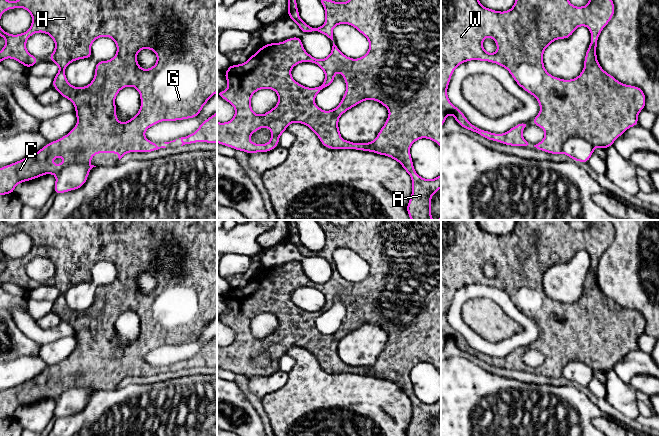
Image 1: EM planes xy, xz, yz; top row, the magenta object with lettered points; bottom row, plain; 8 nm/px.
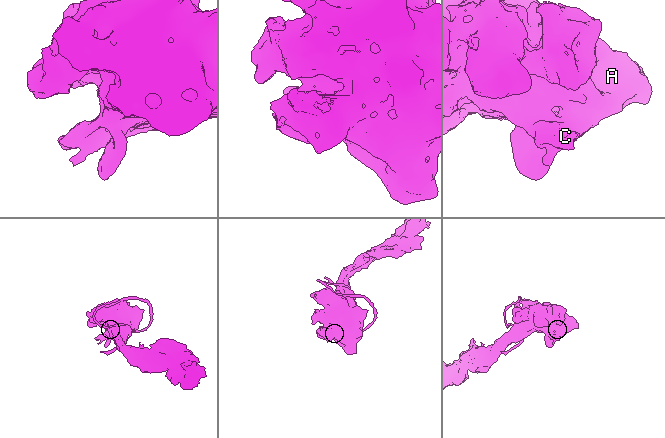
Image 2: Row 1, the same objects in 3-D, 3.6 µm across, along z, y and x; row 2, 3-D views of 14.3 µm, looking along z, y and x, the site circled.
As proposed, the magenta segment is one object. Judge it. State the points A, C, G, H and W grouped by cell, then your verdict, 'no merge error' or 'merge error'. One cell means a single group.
A C G H W; no merge error

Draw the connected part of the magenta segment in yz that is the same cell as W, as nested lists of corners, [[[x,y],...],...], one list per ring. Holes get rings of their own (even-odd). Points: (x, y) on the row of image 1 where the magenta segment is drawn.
[[[441,0],[441,127],[446,117],[451,114],[461,127],[488,140],[509,146],[531,147],[550,154],[564,153],[573,161],[587,163],[596,147],[607,149],[628,128],[638,125],[638,114],[645,108],[646,103],[646,96],[641,88],[619,82],[611,74],[605,72],[597,61],[598,37],[612,19],[614,12],[615,5],[612,0],[590,0],[588,5],[582,7],[572,5],[569,0],[516,0],[513,7],[504,12],[486,8],[479,0]],[[579,26],[586,26],[591,33],[591,43],[586,51],[583,71],[578,77],[570,80],[550,75],[543,63],[544,50],[555,40],[569,38]],[[485,37],[491,37],[496,42],[496,53],[487,53],[484,50]],[[471,60],[488,61],[506,68],[515,82],[537,99],[540,113],[532,120],[532,123],[541,127],[545,132],[540,143],[531,144],[523,138],[522,131],[526,127],[523,123],[502,134],[482,130],[471,124],[463,112],[450,102],[447,89],[452,74],[457,66]]]

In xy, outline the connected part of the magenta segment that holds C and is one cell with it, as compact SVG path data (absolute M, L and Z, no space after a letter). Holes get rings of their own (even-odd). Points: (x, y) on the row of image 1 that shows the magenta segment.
M0 0L0 18L5 10L15 8L24 8L27 10L32 16L32 24L26 32L17 35L9 34L0 27L0 36L6 40L4 48L0 50L0 63L4 59L12 58L24 65L26 68L36 65L38 59L27 51L26 41L30 36L38 32L46 33L51 36L55 42L55 49L54 52L48 57L48 60L51 60L59 66L59 72L53 78L52 87L56 89L62 97L67 98L74 104L76 109L75 114L77 117L77 124L67 135L56 141L49 142L46 146L42 147L33 155L0 168L0 195L13 194L15 187L19 183L33 180L45 174L52 174L56 176L54 194L69 192L81 188L86 183L90 170L93 167L96 167L90 164L94 154L117 153L120 160L125 154L130 152L153 152L160 148L166 148L165 146L158 147L158 143L149 141L144 135L145 131L161 121L185 120L199 116L203 106L217 92L217 0L17 0L15 2ZM102 36L106 36L114 40L117 46L116 55L107 61L97 61L95 75L89 85L80 88L73 87L66 78L65 68L73 61L84 58L92 58L91 45L97 38ZM141 49L150 49L155 52L157 62L153 67L149 69L142 69L138 65L137 54ZM127 86L132 86L138 90L140 93L141 106L139 112L133 118L125 123L121 123L118 121L116 116L115 98L119 91ZM55 157L63 157L64 162L54 165L53 159Z

